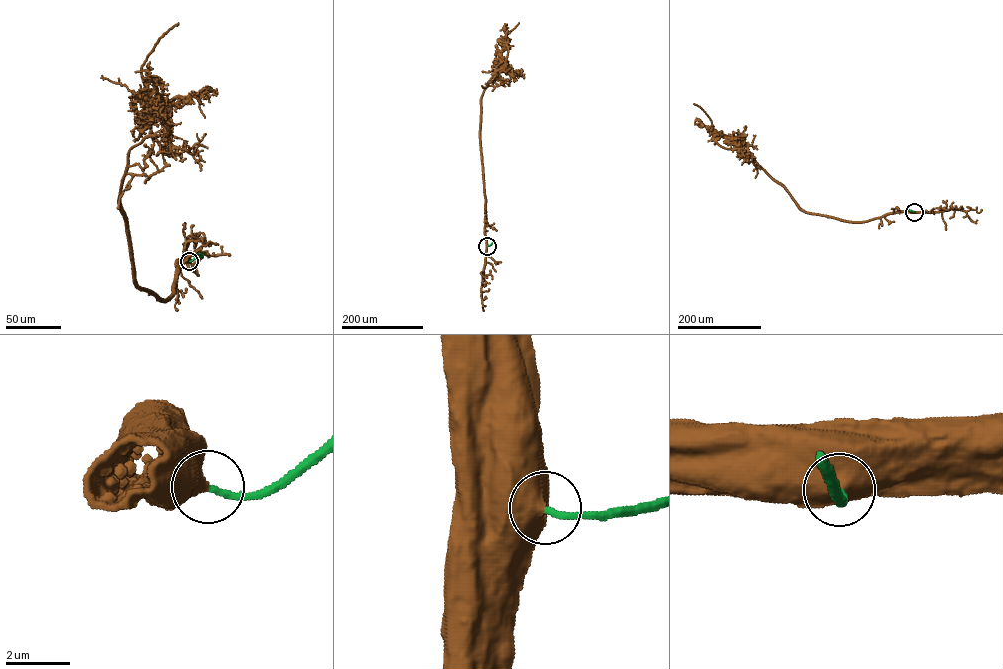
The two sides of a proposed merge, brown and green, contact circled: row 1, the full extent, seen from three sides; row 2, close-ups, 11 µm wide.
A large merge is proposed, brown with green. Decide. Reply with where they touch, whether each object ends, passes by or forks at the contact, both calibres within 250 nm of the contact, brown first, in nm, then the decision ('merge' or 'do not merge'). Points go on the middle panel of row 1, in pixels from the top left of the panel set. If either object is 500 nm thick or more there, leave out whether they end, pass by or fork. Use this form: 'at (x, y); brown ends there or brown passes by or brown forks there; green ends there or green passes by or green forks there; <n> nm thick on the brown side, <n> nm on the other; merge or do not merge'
at (487, 246); 500 nm thick on the brown side, 200 nm on the other; merge

